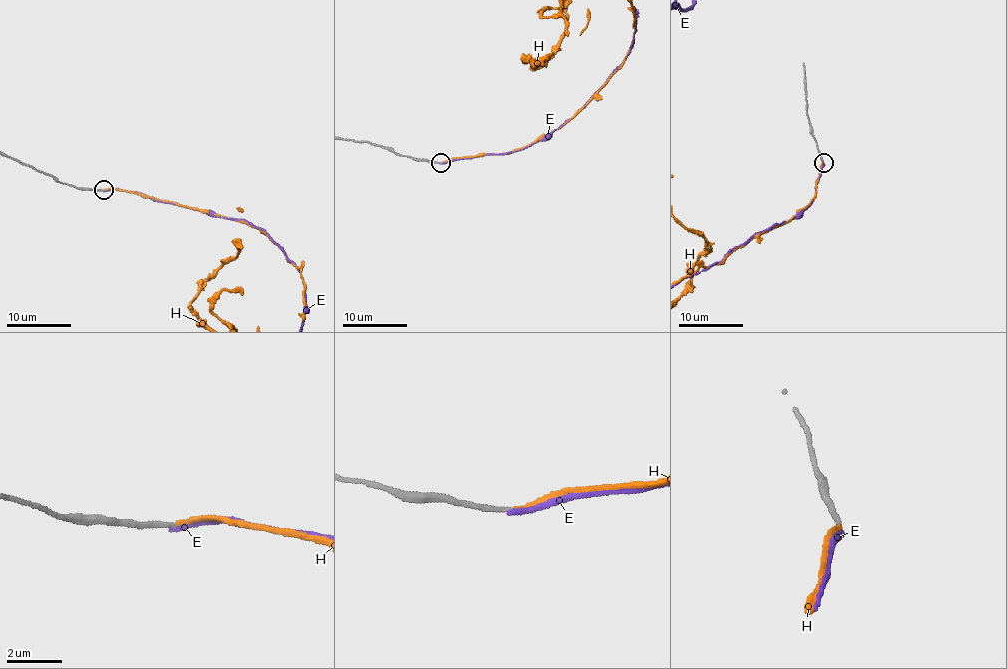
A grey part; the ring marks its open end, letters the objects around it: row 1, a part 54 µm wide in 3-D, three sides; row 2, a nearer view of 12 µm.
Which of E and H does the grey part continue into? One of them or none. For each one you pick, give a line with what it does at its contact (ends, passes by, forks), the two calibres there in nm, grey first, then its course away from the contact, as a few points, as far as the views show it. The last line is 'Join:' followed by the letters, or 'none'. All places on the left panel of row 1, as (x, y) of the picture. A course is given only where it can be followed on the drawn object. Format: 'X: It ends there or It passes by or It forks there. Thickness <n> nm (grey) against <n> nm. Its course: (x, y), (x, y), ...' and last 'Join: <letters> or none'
H: It ends there. Thickness 160 nm (grey) against 160 nm
Join: H

